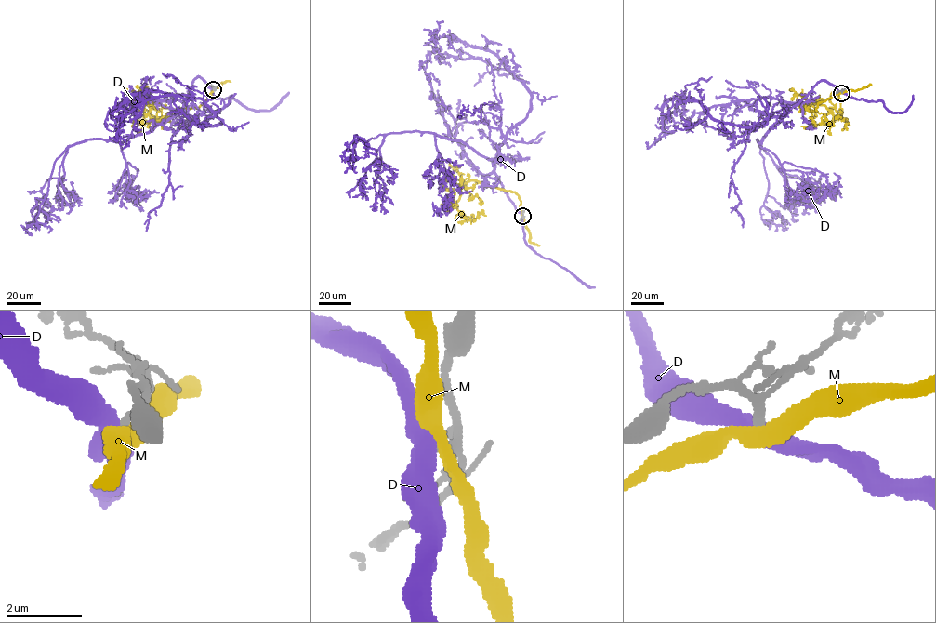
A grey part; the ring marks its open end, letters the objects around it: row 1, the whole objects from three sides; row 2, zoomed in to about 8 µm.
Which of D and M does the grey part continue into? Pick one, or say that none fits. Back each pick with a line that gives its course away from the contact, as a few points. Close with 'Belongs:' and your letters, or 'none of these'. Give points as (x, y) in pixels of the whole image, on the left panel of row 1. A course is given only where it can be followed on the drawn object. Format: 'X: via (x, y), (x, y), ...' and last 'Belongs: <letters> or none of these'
Belongs: none of these

